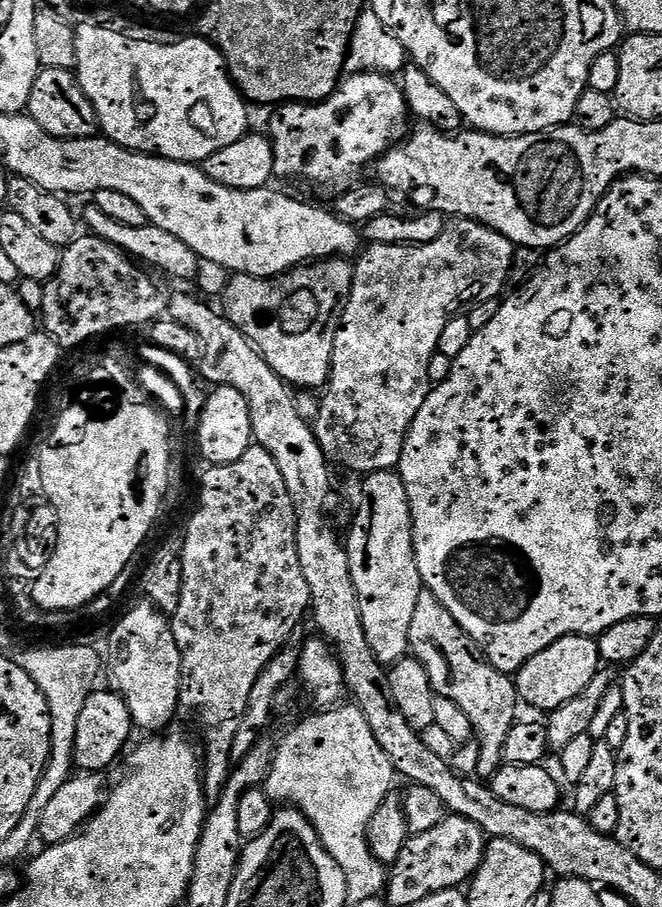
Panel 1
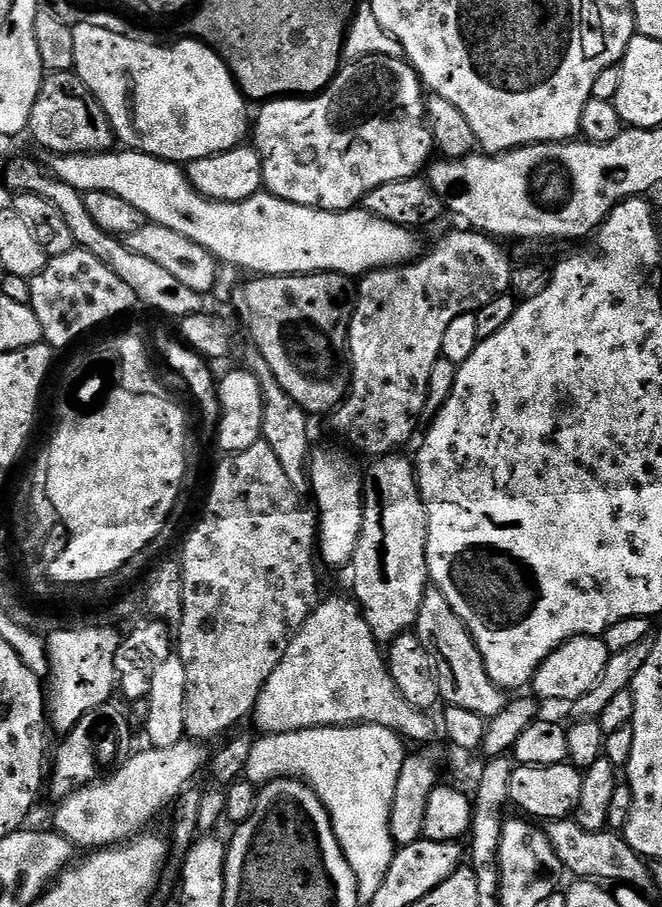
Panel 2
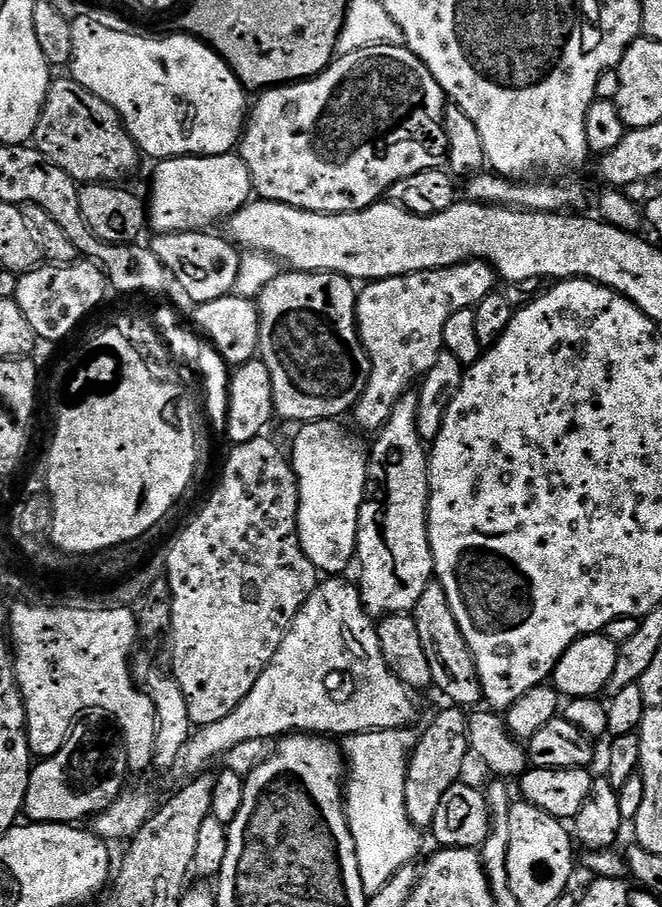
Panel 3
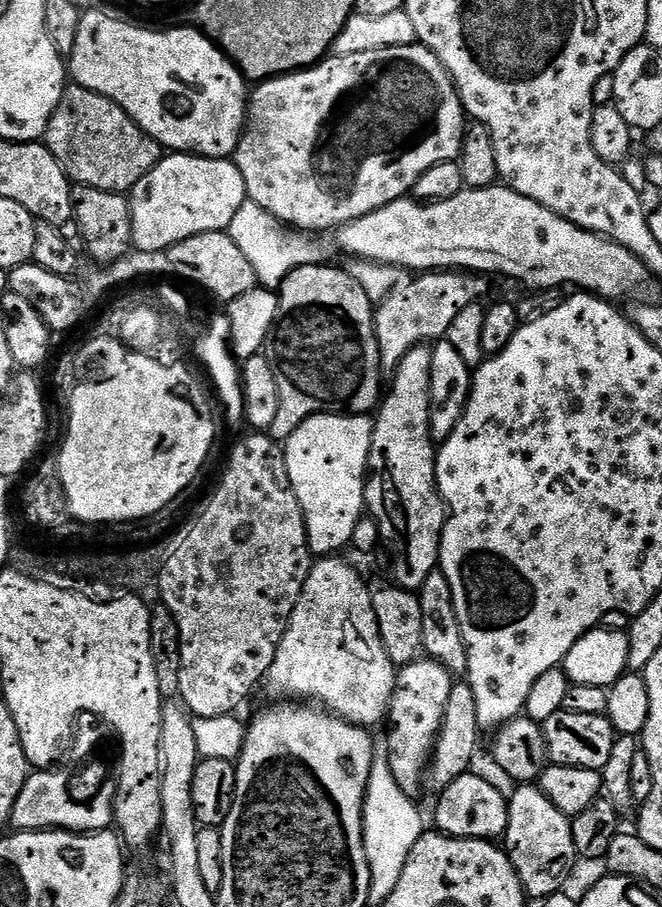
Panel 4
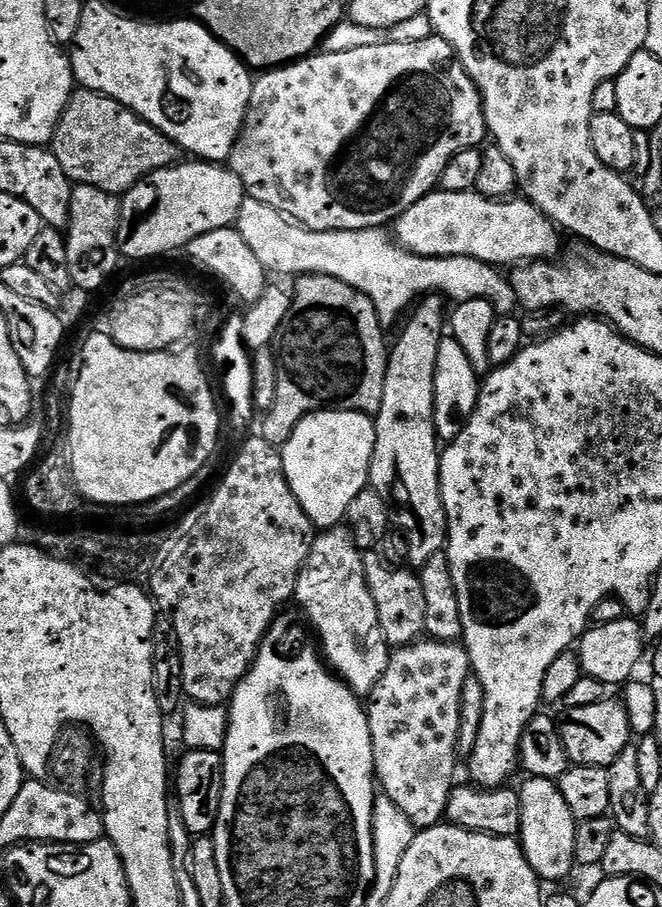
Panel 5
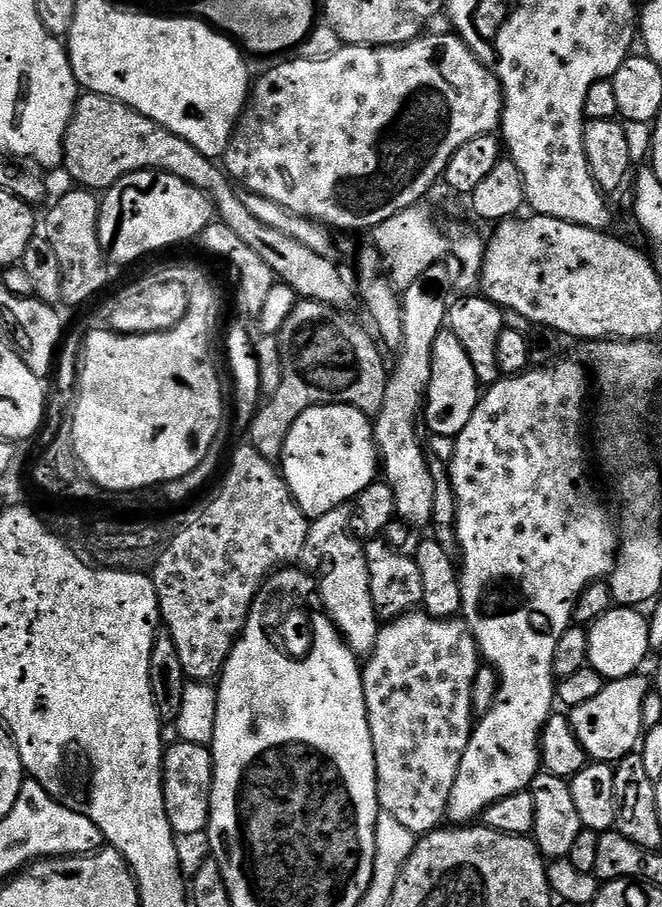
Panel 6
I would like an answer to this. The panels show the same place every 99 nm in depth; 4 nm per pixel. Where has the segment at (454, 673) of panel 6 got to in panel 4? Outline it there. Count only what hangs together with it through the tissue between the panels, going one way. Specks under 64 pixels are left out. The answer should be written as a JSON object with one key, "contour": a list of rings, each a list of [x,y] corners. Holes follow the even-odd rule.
{"contour":[[[421,658],[403,665],[397,671],[392,701],[388,704],[388,753],[386,759],[394,782],[407,796],[419,797],[420,787],[426,784],[426,769],[432,759],[436,735],[440,732],[446,712],[446,701],[454,683],[453,673],[434,659]]]}

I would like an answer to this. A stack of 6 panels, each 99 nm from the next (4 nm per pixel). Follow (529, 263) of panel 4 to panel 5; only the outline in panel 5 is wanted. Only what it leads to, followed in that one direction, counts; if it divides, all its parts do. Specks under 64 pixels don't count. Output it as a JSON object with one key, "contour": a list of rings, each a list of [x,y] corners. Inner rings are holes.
{"contour":[[[475,190],[431,192],[403,212],[394,221],[395,228],[396,243],[419,256],[465,256],[493,266],[519,266],[525,262],[551,261],[560,252],[561,233],[533,204],[523,198],[487,200]]]}

